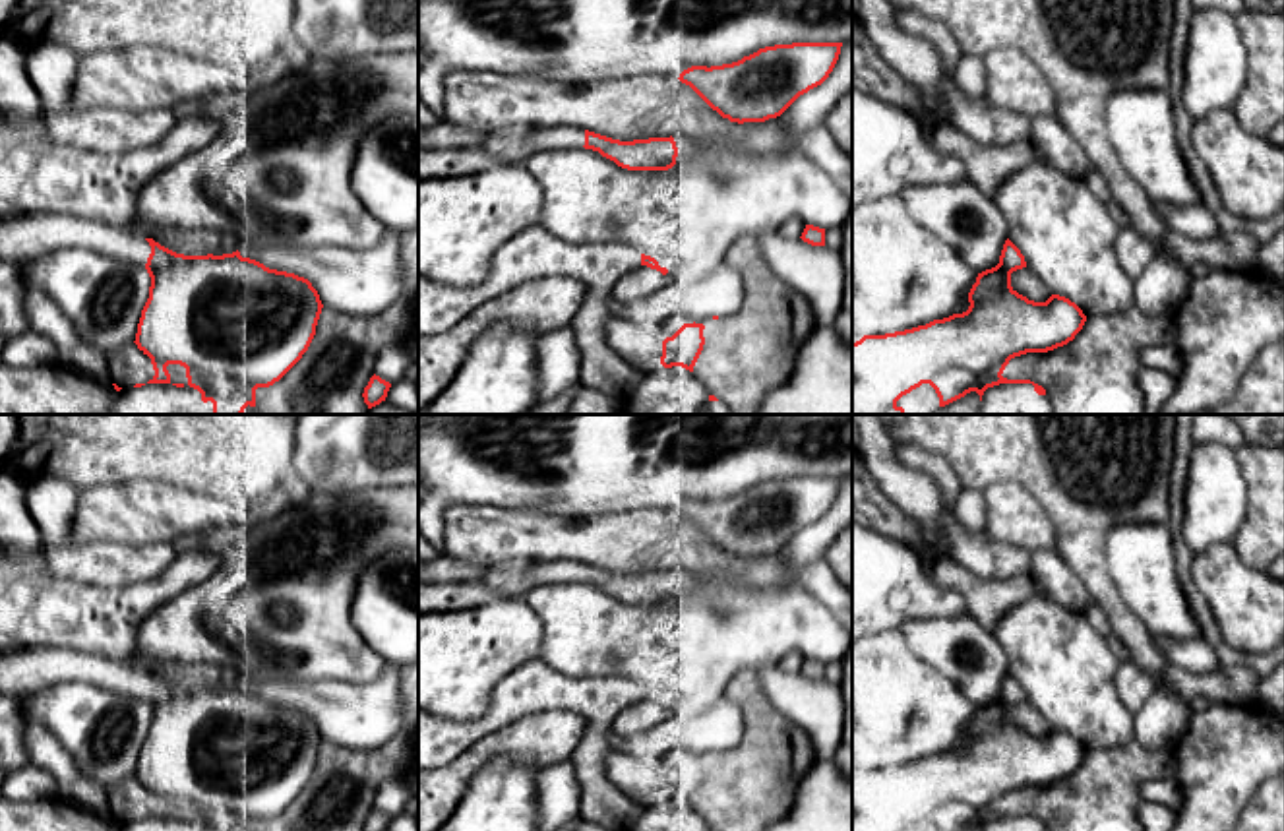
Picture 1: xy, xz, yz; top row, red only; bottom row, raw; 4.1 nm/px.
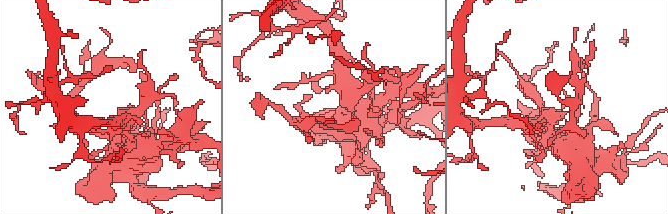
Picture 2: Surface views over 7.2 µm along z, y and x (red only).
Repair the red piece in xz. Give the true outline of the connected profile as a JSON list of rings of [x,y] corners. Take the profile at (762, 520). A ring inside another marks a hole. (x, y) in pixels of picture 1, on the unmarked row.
[[[842,477],[765,480],[732,498],[691,500],[678,513],[730,556],[765,556],[823,517],[841,480]]]

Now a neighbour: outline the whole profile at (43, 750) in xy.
[[[19,695],[17,705],[25,724],[23,744],[29,763],[54,777],[60,798],[112,817],[107,794],[79,771],[68,750],[29,713],[27,695]]]

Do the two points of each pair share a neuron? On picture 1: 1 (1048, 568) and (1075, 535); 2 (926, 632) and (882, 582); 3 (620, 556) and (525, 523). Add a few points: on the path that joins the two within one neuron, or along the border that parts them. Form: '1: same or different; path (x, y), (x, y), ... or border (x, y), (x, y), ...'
1: different; border (1056, 549), (1087, 591)
2: different; border (959, 613), (951, 616), (909, 618), (899, 630)
3: same; path (597, 541), (549, 537)

